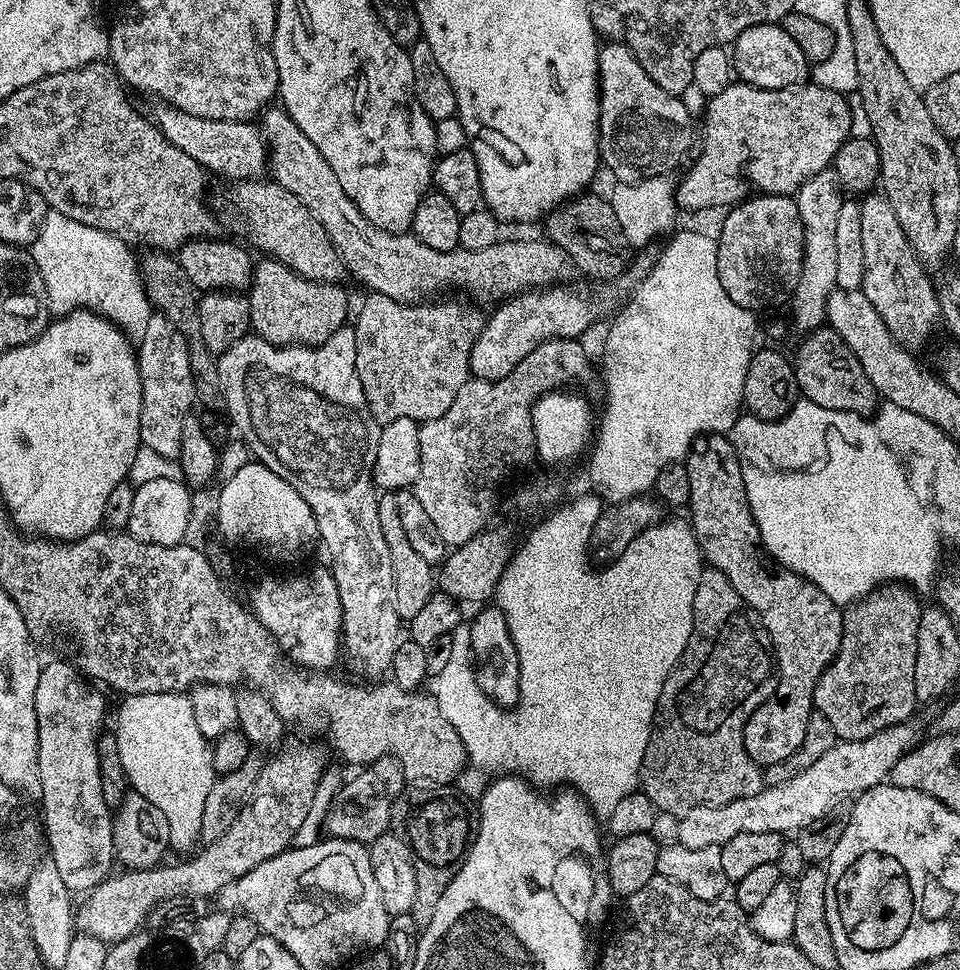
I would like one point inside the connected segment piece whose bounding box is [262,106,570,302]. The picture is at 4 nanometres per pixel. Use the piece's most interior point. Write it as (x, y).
(398, 265)

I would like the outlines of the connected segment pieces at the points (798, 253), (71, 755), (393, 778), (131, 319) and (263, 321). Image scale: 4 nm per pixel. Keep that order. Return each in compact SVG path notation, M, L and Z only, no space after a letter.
M756 194L747 200L727 209L728 217L720 228L720 236L716 240L718 254L718 278L722 282L722 290L730 294L730 298L738 306L749 310L756 308L772 308L775 304L787 305L792 293L798 286L798 278L802 274L802 258L804 257L804 231L802 218L798 214L798 206L791 195L770 196Z
M52 660L41 667L38 690L34 694L38 722L38 774L42 778L39 803L44 804L42 831L50 858L54 866L58 866L58 874L62 874L62 882L66 882L68 891L73 894L87 893L107 880L113 871L116 854L112 837L113 813L106 806L106 798L102 798L102 769L96 745L102 735L100 727L104 724L104 700L91 686L87 679L82 678L75 663Z
M390 756L372 761L359 772L356 778L337 789L325 811L323 827L329 837L370 844L389 831L392 808L406 785L406 777L400 764Z
M49 211L38 238L30 246L30 251L36 269L42 274L42 282L48 295L48 311L53 317L59 318L70 312L87 310L105 316L111 324L117 324L133 342L139 342L142 334L146 334L146 326L154 315L154 307L144 289L141 265L136 256L132 257L133 249L124 241L94 226L82 226L82 222L74 222L74 218L66 218L66 214L61 212Z
M264 258L253 267L252 269L252 283L248 285L246 289L246 295L248 298L248 309L250 310L250 328L255 335L260 336L266 342L271 344L279 344L281 346L311 346L314 344L321 344L326 342L326 338L330 338L330 334L334 334L342 327L345 327L350 320L350 312L348 316L348 292L336 282L325 282L323 280L308 280L305 276L299 276L299 274L292 268L287 268L286 265L280 260L274 260L271 258Z

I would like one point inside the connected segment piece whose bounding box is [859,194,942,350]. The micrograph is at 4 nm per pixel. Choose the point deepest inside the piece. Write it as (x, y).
(896, 281)

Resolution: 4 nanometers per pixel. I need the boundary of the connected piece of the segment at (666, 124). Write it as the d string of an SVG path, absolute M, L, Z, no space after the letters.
M608 42L600 49L600 158L620 182L633 178L663 176L680 164L692 144L692 116L679 95L662 90L642 70L634 54L624 44Z

